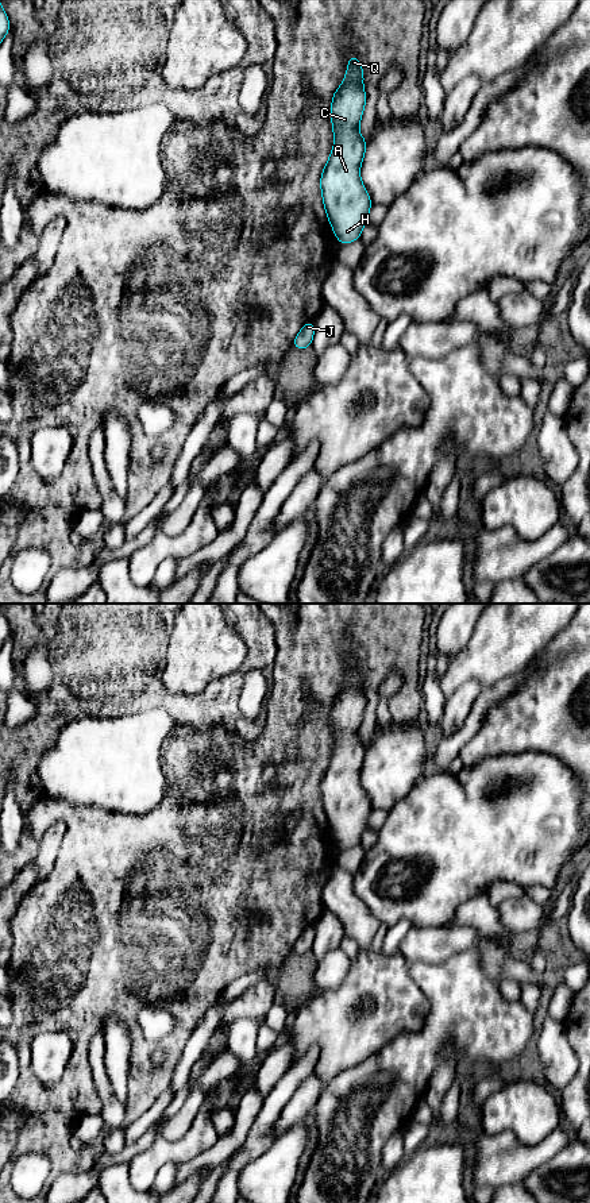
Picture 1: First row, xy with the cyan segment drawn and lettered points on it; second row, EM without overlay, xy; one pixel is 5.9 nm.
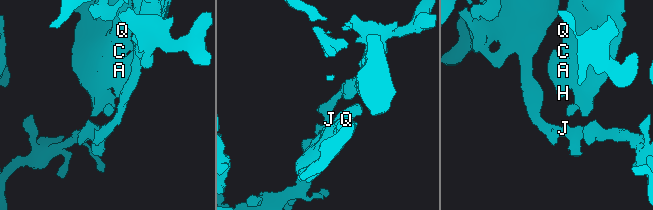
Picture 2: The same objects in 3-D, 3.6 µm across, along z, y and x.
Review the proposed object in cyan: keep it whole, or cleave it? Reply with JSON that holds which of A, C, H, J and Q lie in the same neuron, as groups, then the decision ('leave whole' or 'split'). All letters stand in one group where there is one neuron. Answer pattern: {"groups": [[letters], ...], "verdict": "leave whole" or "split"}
{"groups": [["A", "C", "H", "J", "Q"]], "verdict": "leave whole"}

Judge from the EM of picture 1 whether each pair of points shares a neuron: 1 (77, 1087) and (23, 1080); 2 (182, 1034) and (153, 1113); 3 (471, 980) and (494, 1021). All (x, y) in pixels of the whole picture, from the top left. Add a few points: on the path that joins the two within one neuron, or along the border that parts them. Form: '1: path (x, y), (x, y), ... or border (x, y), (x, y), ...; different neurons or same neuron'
1: path (64, 1092), (42, 1092), (37, 1088); same neuron
2: border (158, 1097), (135, 1118); different neurons
3: path (471, 990), (471, 998), (485, 1011); same neuron

